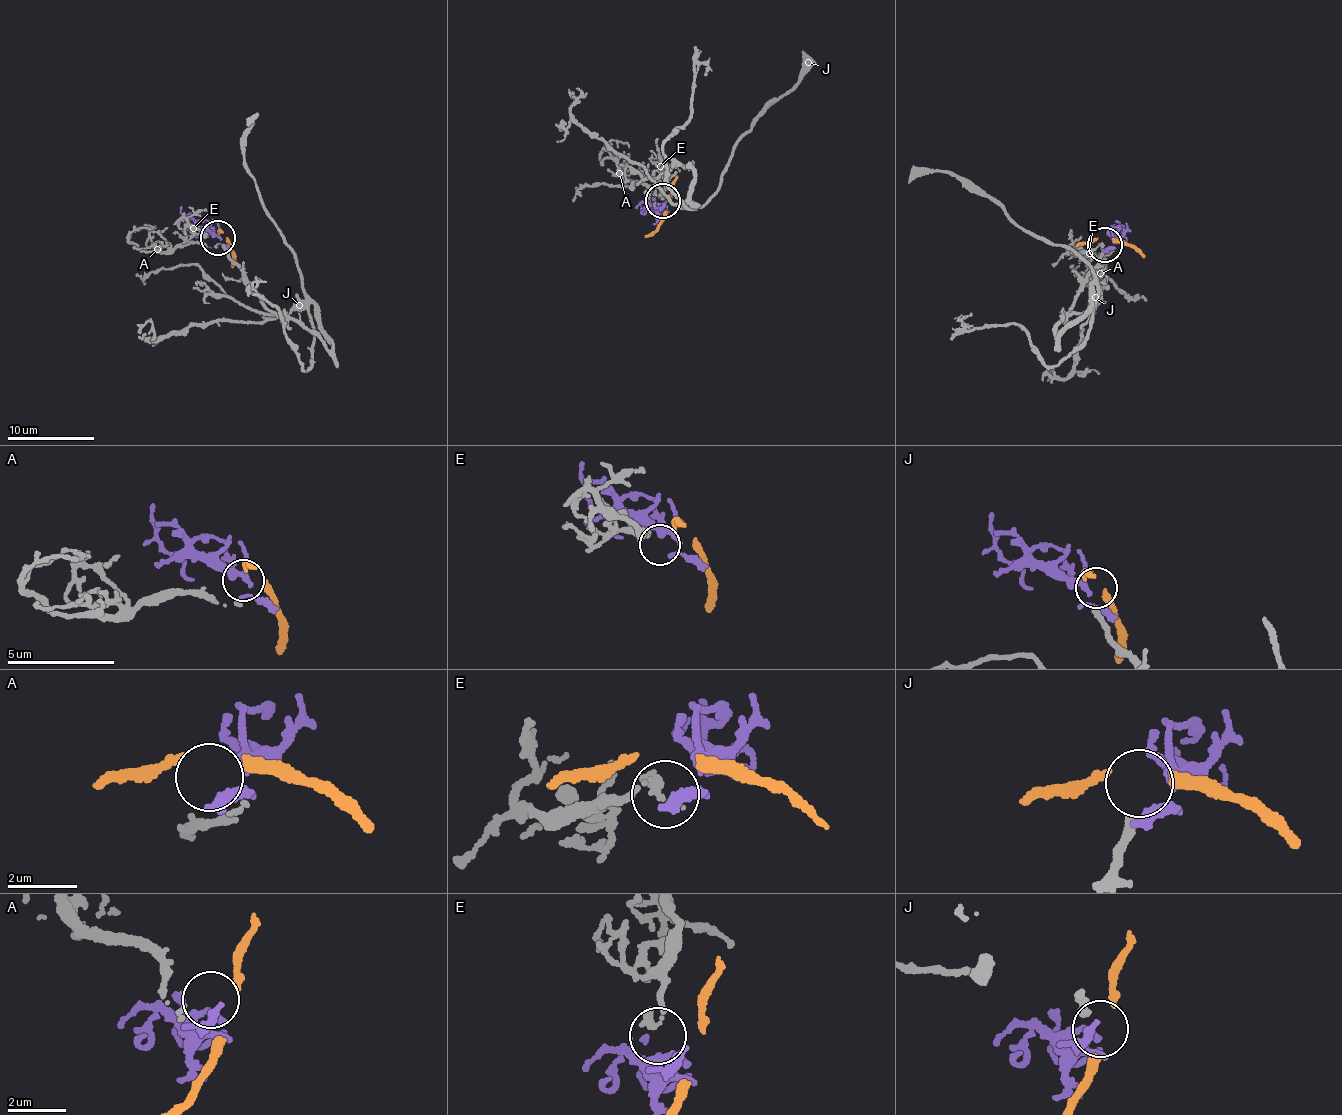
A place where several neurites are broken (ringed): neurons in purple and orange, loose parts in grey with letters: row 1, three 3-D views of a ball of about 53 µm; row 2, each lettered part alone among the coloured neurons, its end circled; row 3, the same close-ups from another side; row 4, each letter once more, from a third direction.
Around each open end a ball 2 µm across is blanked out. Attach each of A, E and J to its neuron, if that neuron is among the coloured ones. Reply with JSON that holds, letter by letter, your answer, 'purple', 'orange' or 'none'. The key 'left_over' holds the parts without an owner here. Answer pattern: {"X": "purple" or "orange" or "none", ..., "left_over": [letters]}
{"A": "orange", "E": "none", "J": "purple", "left_over": ["E"]}

